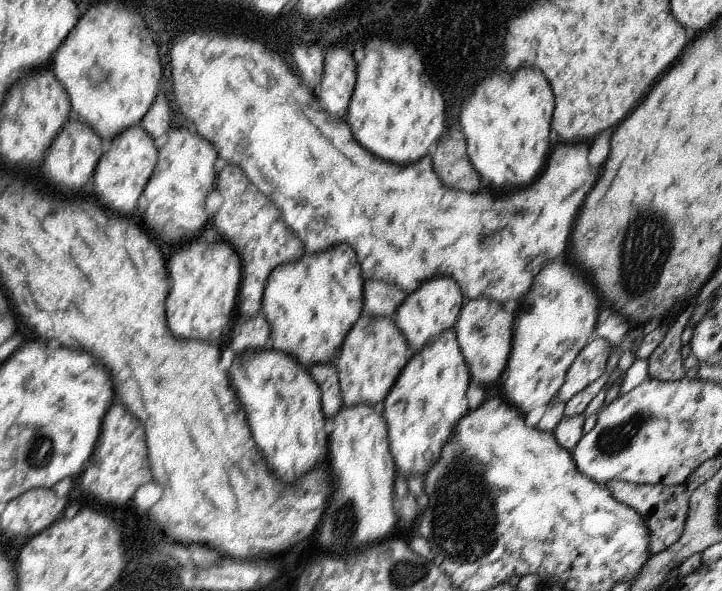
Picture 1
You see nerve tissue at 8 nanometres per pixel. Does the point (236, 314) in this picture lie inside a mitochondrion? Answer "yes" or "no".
no

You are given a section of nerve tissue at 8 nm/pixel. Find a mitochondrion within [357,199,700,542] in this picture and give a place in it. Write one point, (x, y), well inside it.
(647, 242)

